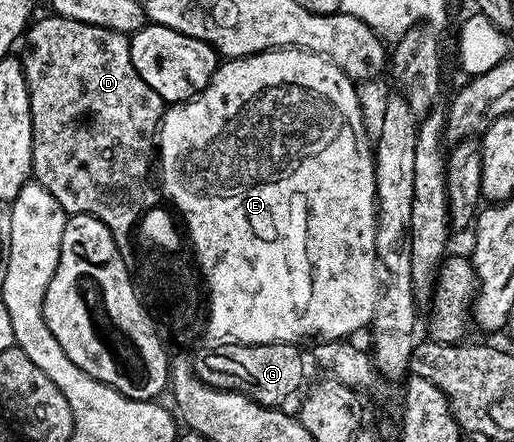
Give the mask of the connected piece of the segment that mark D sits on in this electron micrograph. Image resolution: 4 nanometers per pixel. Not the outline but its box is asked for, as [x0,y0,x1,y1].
[21,16,165,247]

